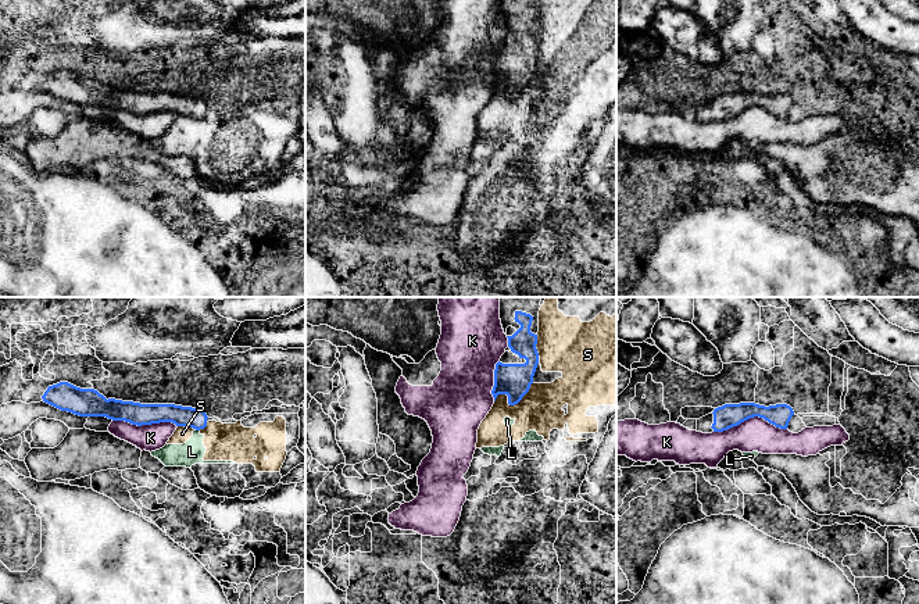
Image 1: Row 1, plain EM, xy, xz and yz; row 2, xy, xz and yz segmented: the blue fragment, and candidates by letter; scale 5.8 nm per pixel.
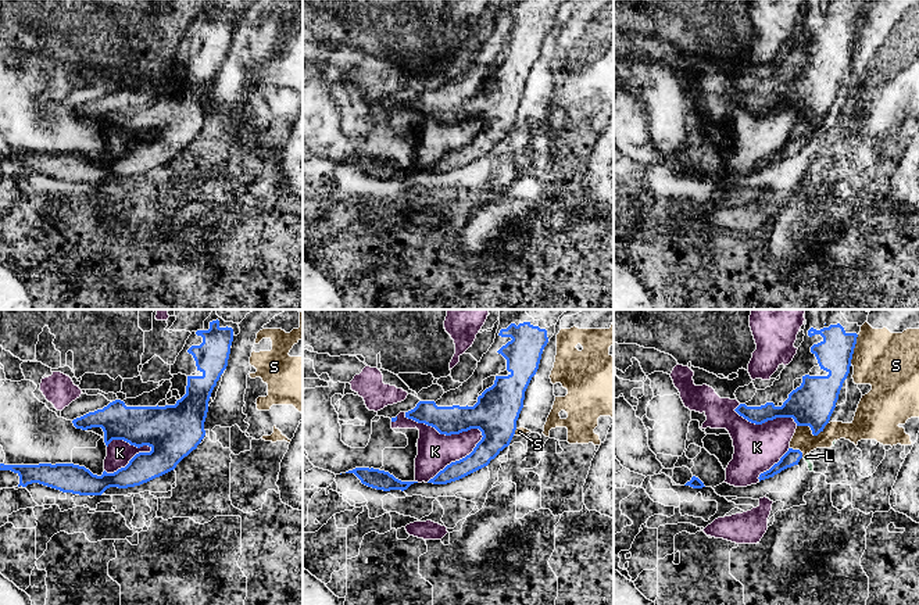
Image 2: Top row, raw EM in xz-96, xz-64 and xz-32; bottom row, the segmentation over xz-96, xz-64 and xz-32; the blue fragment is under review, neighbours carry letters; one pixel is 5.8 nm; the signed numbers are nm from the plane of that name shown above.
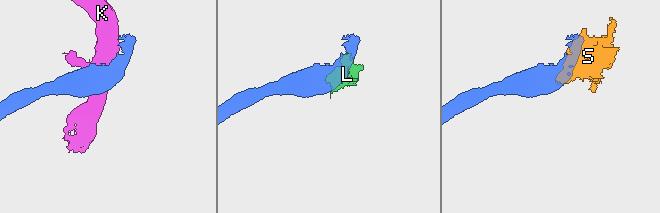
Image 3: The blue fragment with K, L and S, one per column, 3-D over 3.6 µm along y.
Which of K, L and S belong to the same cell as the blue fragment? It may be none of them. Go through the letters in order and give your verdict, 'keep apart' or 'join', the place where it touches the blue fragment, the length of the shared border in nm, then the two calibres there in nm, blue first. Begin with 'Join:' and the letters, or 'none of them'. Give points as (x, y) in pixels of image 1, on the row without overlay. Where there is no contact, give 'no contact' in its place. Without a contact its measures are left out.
Join: none of them
K: keep apart; meets blue in yz at (750, 106); contact 420 nm long; 140 nm thick on the blue side, 190 nm on the other
L: keep apart; meets blue in xy at (197, 118); contact 40 nm long; 120 nm thick on the blue side, 140 nm on the other
S: keep apart; meets blue in xz at (511, 93); contact 260 nm long; 190 nm thick on the blue side, 240 nm on the other

